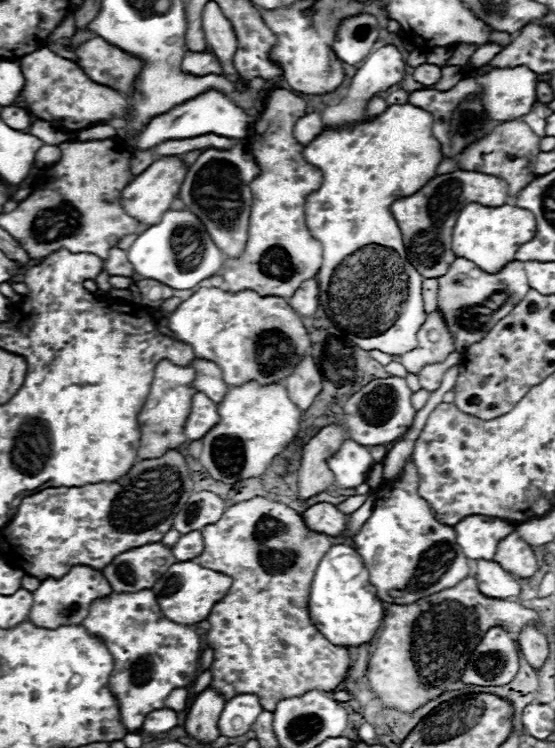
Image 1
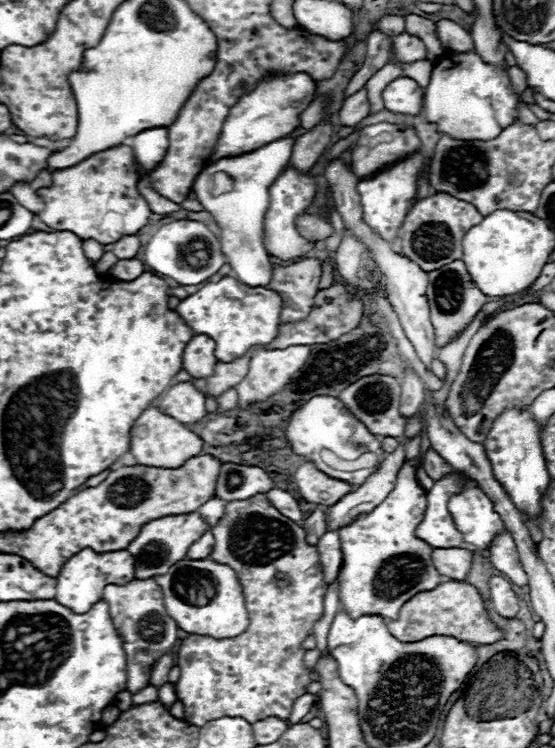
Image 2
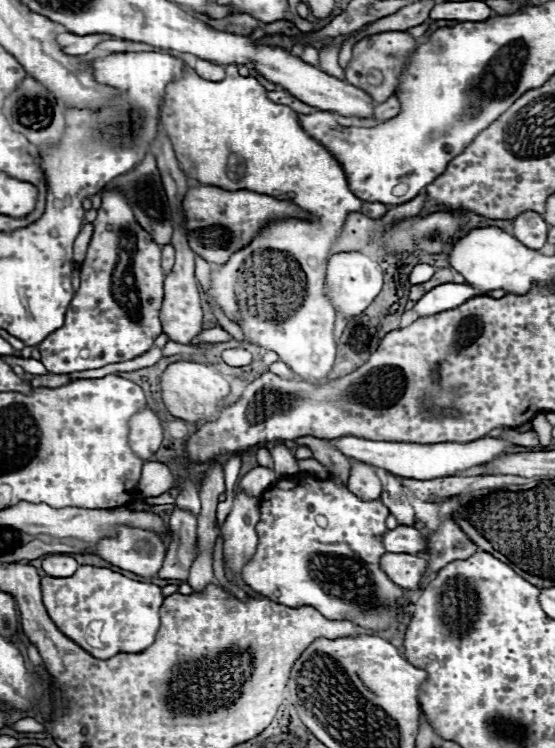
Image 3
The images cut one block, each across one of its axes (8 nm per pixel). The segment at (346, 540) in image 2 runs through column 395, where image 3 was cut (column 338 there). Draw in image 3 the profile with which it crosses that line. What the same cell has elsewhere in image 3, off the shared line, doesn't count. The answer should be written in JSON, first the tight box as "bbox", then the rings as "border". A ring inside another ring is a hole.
{"bbox":[242,474,404,638],"border":[[[310,474],[280,478],[262,494],[260,522],[256,524],[256,532],[262,534],[254,558],[242,568],[242,580],[272,602],[290,608],[312,606],[330,620],[350,620],[366,630],[380,632],[384,638],[392,638],[404,618],[404,610],[400,608],[404,592],[380,568],[380,558],[386,554],[382,536],[386,534],[388,514],[380,500],[362,502],[350,494],[346,486],[338,486],[336,482],[320,480]]]}

